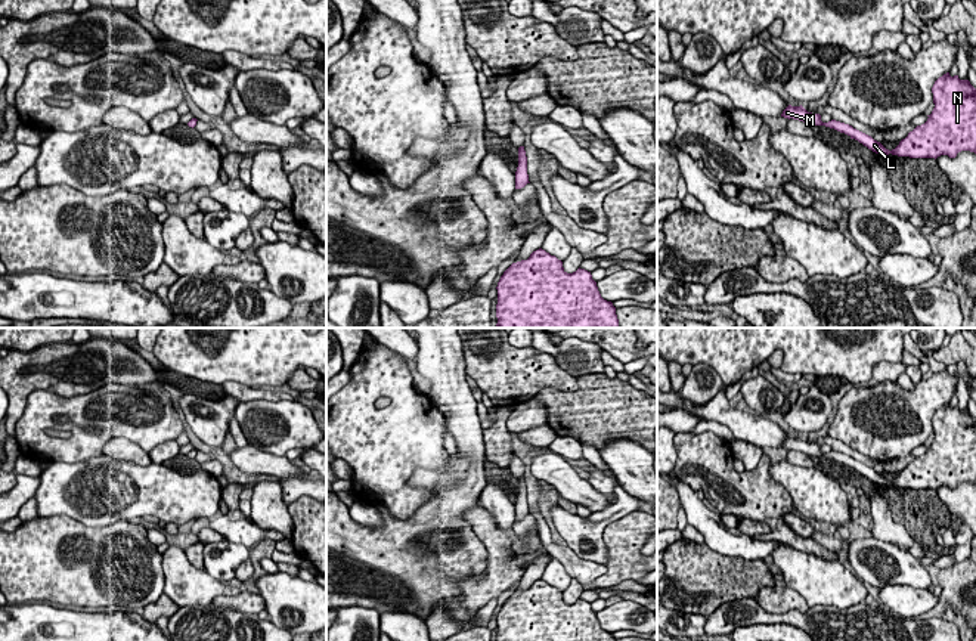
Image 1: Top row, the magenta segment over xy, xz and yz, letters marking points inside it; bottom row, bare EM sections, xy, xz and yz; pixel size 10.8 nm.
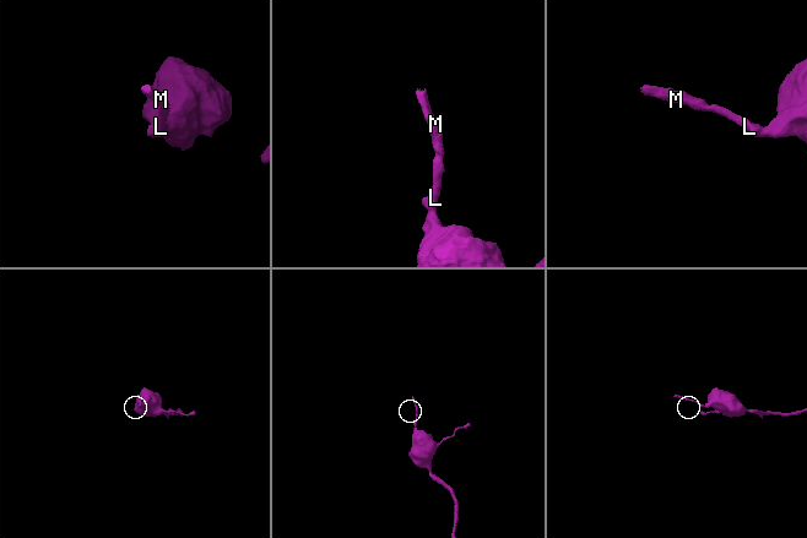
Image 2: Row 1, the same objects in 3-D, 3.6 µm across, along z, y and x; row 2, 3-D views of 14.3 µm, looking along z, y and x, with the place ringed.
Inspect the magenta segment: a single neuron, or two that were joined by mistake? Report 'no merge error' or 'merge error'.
no merge error

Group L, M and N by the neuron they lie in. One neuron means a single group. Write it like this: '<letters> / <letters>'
L M N

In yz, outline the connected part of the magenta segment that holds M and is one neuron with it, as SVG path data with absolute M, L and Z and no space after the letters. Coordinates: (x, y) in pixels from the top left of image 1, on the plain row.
M946 403L935 412L932 424L935 439L927 452L910 462L892 481L849 455L836 450L822 453L819 445L808 443L802 436L788 436L781 448L834 459L880 486L936 490L941 486L955 489L961 481L976 484L976 419L969 411Z

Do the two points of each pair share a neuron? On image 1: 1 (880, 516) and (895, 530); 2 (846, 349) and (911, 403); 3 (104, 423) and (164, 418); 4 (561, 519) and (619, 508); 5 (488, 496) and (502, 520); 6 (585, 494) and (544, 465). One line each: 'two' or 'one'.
1: one
2: two
3: one
4: one
5: one
6: one

